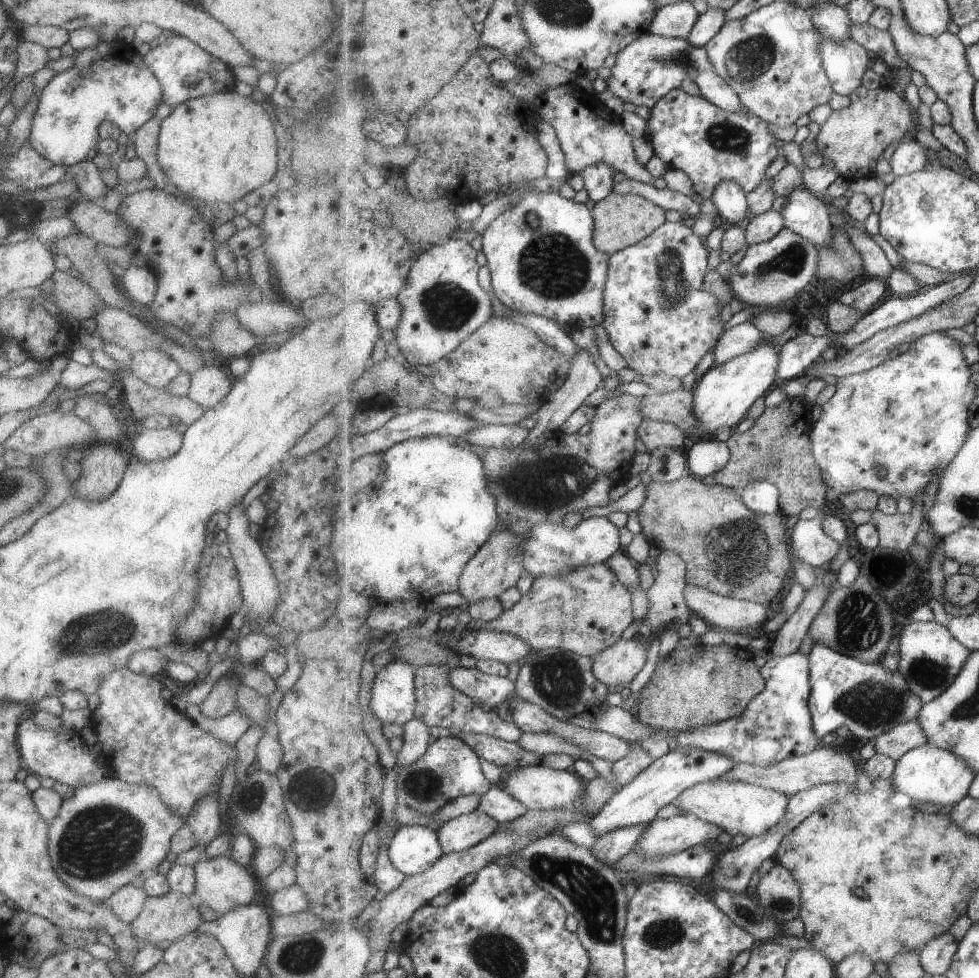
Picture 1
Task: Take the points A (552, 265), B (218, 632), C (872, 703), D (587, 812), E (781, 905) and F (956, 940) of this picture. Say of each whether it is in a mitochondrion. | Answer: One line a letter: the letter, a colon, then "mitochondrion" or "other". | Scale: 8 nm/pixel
A: mitochondrion
B: other
C: mitochondrion
D: other
E: mitochondrion
F: other

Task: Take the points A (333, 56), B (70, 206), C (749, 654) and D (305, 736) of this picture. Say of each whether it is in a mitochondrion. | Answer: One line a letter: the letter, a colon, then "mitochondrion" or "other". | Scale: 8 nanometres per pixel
A: other
B: other
C: other
D: other

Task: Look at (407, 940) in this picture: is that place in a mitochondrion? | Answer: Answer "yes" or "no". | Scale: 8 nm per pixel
no

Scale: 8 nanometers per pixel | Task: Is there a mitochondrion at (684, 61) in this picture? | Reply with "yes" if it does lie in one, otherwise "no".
yes

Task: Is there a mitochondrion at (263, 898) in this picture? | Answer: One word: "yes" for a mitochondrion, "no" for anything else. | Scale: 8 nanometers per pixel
no

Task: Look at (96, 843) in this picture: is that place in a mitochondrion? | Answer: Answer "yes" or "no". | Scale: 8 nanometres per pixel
yes

